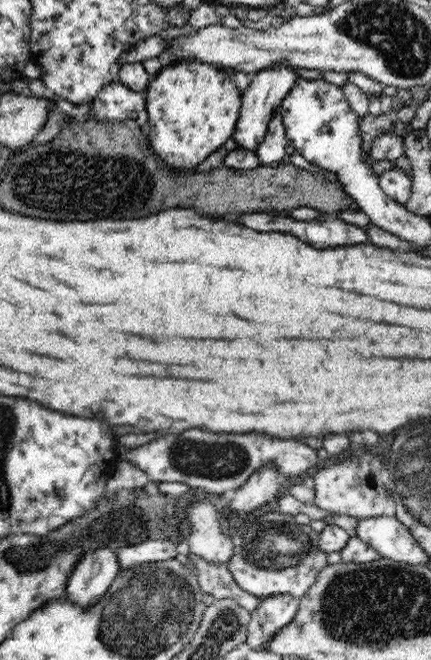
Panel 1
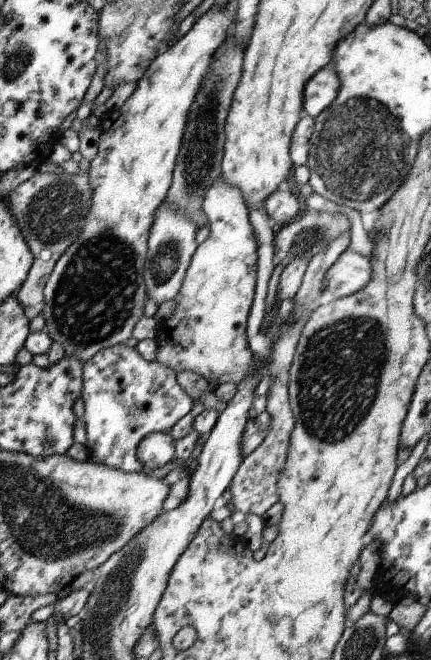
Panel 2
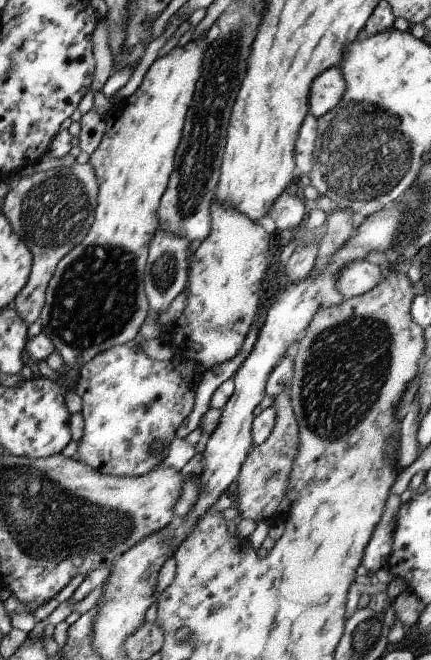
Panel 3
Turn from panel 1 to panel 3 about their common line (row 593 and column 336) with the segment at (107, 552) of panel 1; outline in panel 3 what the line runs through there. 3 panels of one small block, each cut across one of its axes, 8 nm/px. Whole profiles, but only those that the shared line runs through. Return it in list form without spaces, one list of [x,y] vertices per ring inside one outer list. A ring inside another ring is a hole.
[[[332,66],[320,78],[316,78],[312,84],[310,114],[314,114],[316,118],[325,116],[326,112],[330,112],[342,100],[344,92],[346,92],[346,82],[341,68]]]

